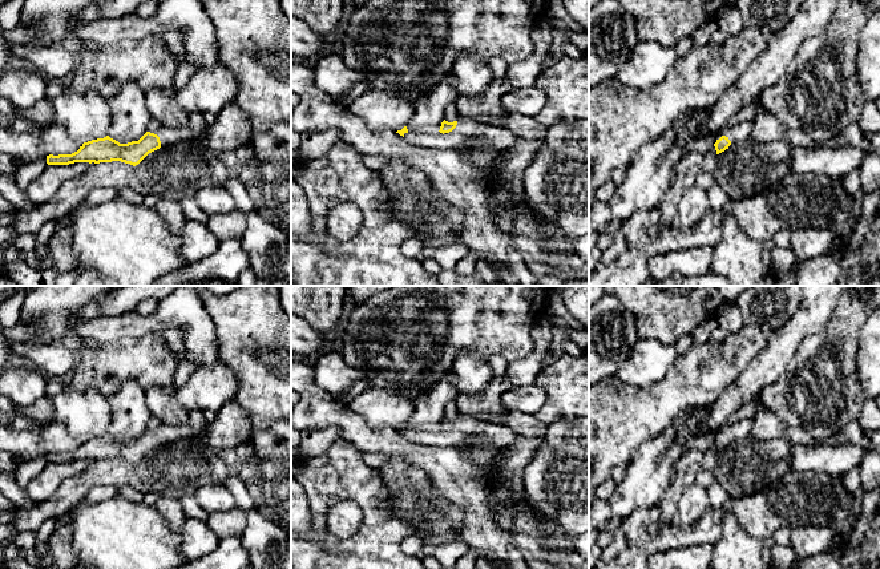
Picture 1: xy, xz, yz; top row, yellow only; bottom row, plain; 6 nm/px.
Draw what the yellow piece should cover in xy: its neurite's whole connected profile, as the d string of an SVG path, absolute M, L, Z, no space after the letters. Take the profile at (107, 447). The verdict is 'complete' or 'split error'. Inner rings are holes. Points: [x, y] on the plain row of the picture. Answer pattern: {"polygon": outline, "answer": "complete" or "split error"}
{"polygon": "M203 411L206 427L203 429L187 425L171 425L161 423L156 431L146 429L138 439L120 441L109 433L104 436L84 440L80 447L72 452L47 453L48 463L69 463L74 460L112 460L121 459L133 464L138 463L149 451L160 447L162 443L177 440L189 440L199 437L207 432L210 424L217 419L217 412Z", "answer": "split error"}

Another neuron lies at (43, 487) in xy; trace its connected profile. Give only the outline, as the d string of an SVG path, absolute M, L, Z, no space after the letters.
M74 460L69 463L48 463L44 469L25 487L27 495L35 504L49 500L61 483L89 468L94 460Z

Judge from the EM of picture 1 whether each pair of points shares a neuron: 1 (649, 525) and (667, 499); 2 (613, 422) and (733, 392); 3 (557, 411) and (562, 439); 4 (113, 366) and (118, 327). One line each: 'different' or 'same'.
1: different
2: different
3: different
4: different

